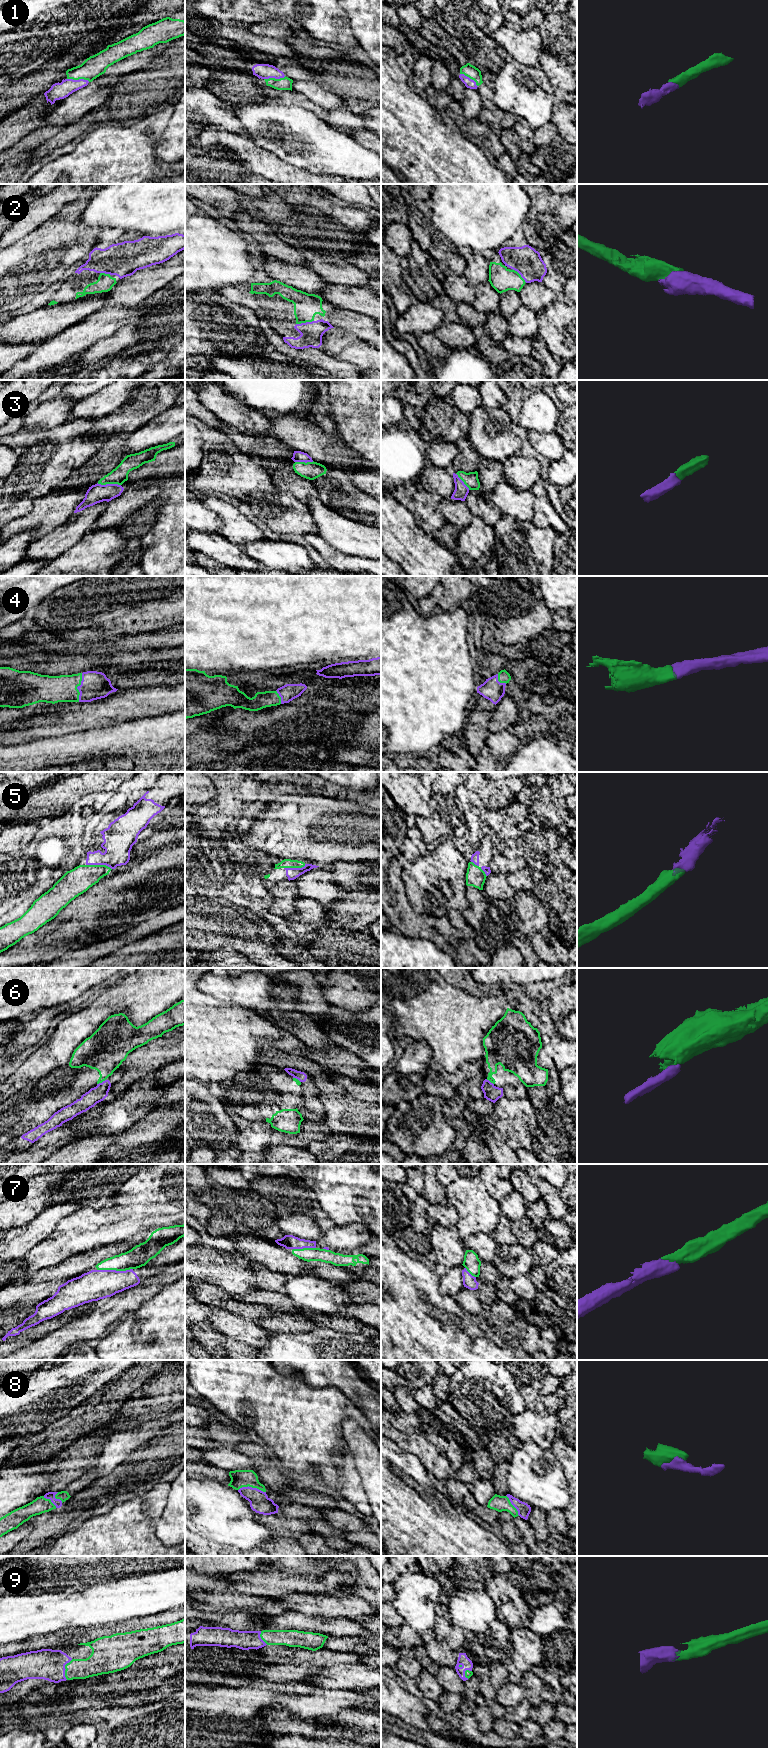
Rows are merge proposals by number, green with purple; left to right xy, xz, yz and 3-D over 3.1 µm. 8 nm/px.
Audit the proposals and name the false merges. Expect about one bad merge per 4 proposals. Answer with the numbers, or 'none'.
6

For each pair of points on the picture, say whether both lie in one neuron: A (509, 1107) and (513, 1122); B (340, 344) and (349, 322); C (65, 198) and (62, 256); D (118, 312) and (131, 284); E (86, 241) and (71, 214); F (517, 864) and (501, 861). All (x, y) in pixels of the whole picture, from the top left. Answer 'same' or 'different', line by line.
A: same
B: different
C: different
D: different
E: same
F: same

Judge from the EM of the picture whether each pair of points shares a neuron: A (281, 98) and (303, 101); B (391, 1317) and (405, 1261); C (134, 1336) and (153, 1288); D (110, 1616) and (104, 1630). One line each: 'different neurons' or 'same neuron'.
A: same neuron
B: same neuron
C: different neurons
D: different neurons

